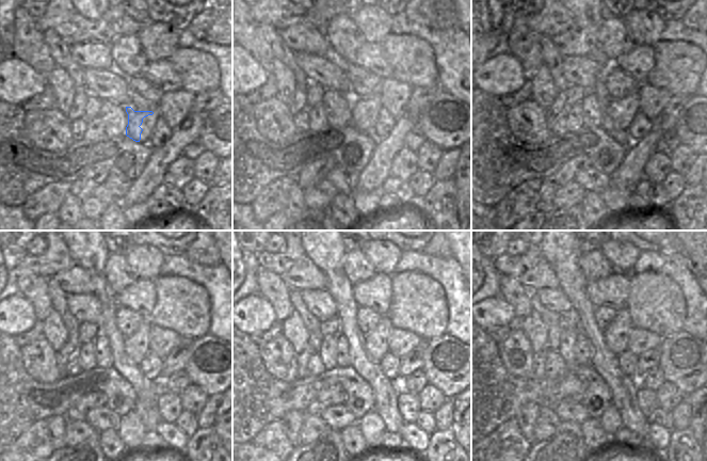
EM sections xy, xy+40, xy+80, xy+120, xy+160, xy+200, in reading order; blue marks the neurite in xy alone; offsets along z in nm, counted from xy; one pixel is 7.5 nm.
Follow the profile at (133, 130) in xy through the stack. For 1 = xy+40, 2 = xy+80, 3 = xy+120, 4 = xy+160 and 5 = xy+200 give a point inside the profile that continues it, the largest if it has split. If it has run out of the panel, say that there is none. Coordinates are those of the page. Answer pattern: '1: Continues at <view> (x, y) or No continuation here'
1: Continues at xy+40 (371, 107)
2: Continues at xy+80 (613, 106)
3: Continues at xy+120 (138, 344)
4: Continues at xy+160 (376, 342)
5: Continues at xy+200 (616, 336).

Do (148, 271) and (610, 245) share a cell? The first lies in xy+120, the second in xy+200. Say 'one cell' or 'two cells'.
one cell

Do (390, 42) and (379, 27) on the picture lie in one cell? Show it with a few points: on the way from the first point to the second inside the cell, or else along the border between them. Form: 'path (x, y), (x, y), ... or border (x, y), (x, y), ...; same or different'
path (390, 38), (382, 30); same

